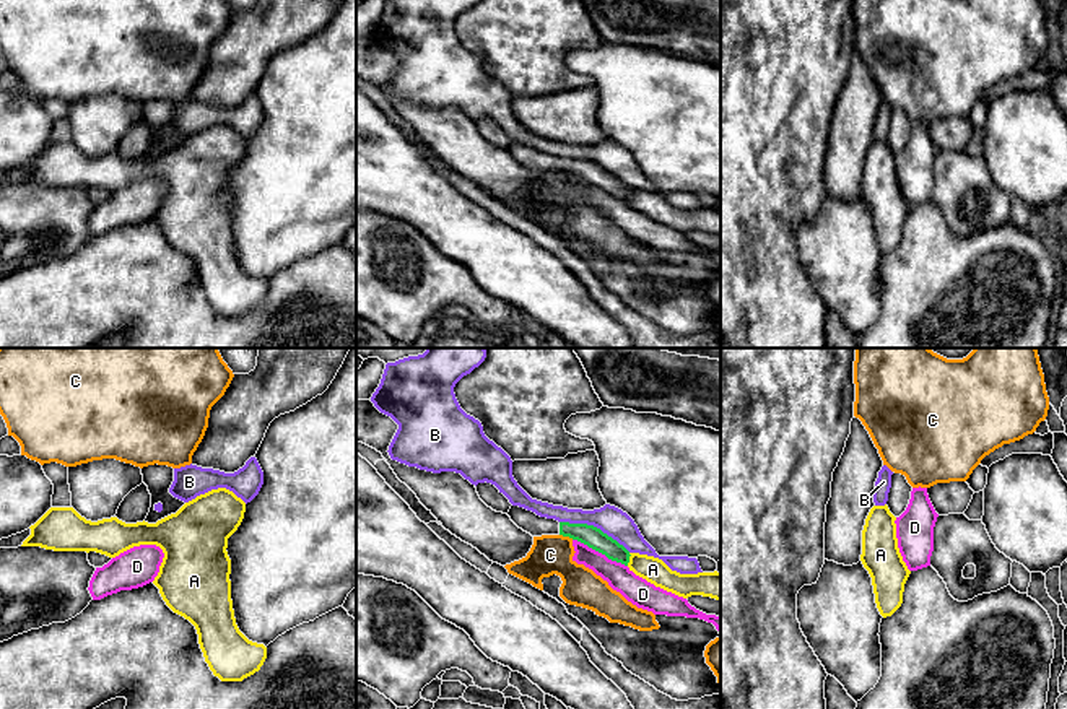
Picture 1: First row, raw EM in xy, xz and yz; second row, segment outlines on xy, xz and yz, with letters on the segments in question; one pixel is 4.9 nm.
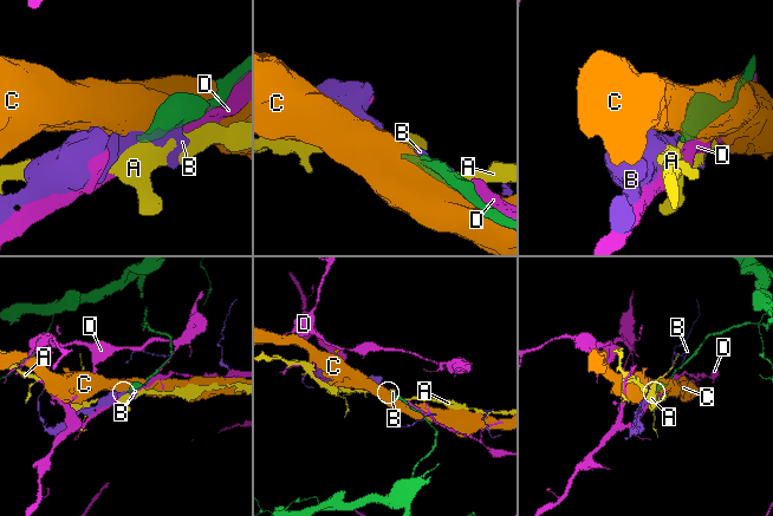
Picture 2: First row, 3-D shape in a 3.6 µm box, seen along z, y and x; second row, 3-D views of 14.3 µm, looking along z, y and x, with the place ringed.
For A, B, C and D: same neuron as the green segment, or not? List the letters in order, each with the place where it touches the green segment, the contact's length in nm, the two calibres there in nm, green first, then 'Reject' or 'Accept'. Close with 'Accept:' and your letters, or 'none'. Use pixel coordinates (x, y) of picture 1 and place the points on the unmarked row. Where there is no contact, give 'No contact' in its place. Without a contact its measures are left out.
A: Touches green at xz (628, 195). Shared border 70 nm. Thickness 100 nm (green) against 120 nm. Reject
B: Touches green at xz (596, 163). Shared border 380 nm. Thickness 100 nm (green) against 140 nm. Reject
C: Touches green at xz (566, 171). Shared border 80 nm. Thickness 100 nm (green) against 190 nm. Reject
D: Touches green at xz (601, 187). Shared border 300 nm. Thickness 100 nm (green) against 140 nm. Reject
Accept: none

